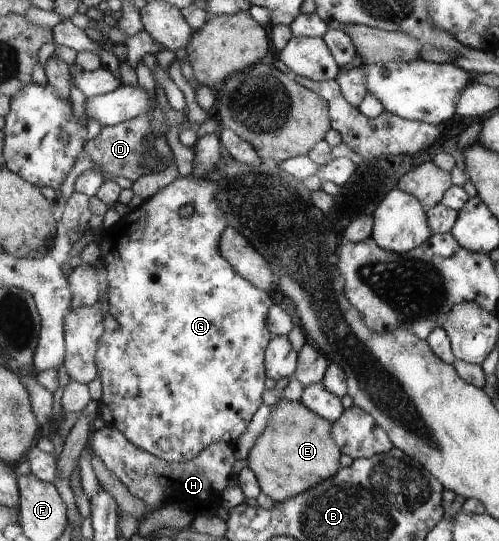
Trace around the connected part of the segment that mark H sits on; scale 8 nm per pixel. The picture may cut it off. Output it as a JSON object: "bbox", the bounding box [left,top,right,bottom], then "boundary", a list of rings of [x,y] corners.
{"bbox":[88,425,235,515],"boundary":[[[111,425],[99,430],[93,429],[90,432],[88,445],[93,456],[103,461],[103,465],[125,485],[128,492],[133,497],[141,499],[151,509],[157,509],[161,503],[168,504],[167,499],[174,499],[181,508],[189,509],[195,515],[203,507],[217,508],[222,499],[221,493],[227,487],[235,485],[231,477],[235,465],[235,453],[227,443],[223,443],[223,439],[210,443],[191,461],[175,463],[163,461],[147,450],[133,445],[121,430]]]}

